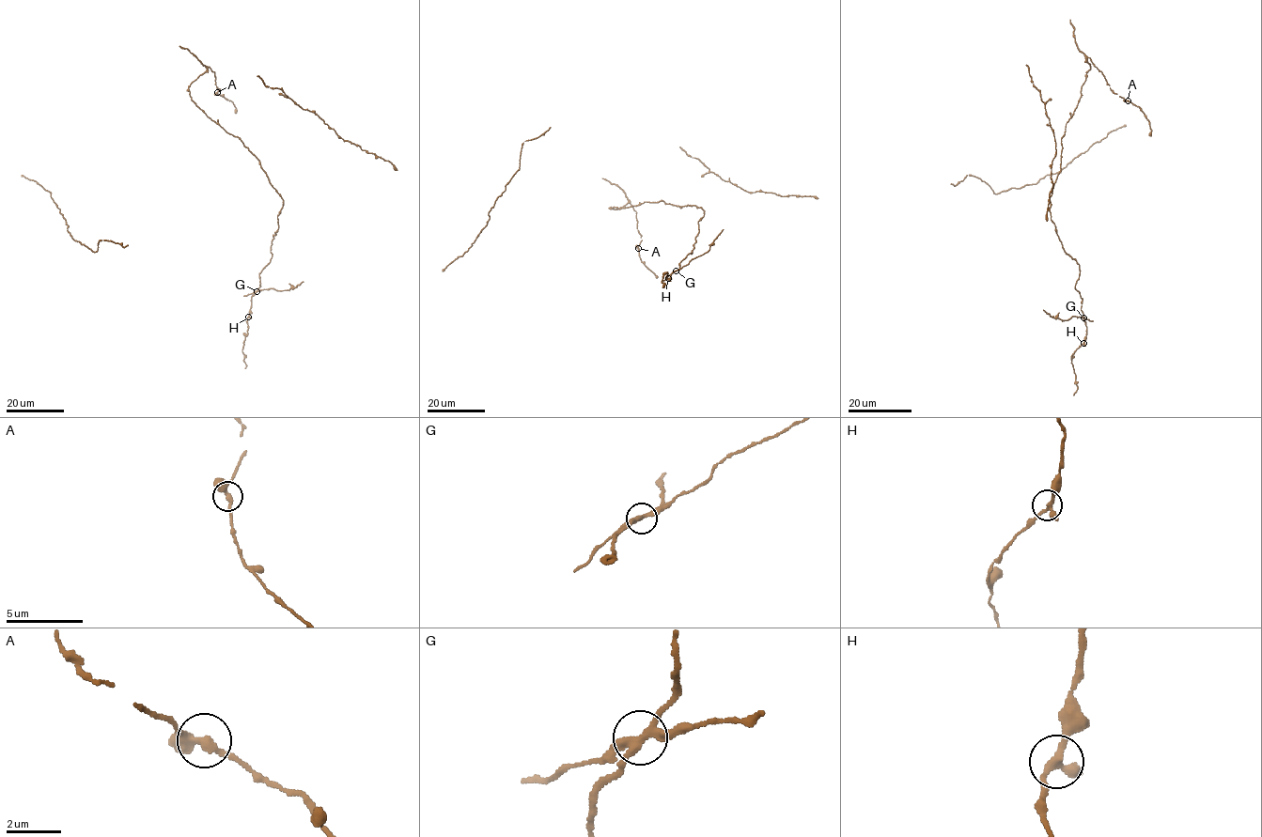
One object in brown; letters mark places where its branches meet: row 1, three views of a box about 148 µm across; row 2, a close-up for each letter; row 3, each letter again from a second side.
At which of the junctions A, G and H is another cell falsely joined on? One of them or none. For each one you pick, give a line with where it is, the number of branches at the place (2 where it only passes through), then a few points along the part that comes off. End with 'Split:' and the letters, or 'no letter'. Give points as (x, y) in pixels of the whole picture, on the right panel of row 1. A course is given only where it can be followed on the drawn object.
G: at (1083, 317); 3 branches meet; foreign part runs (1083, 317), (1073, 316), (1064, 320), (1043, 310)
Split: G

